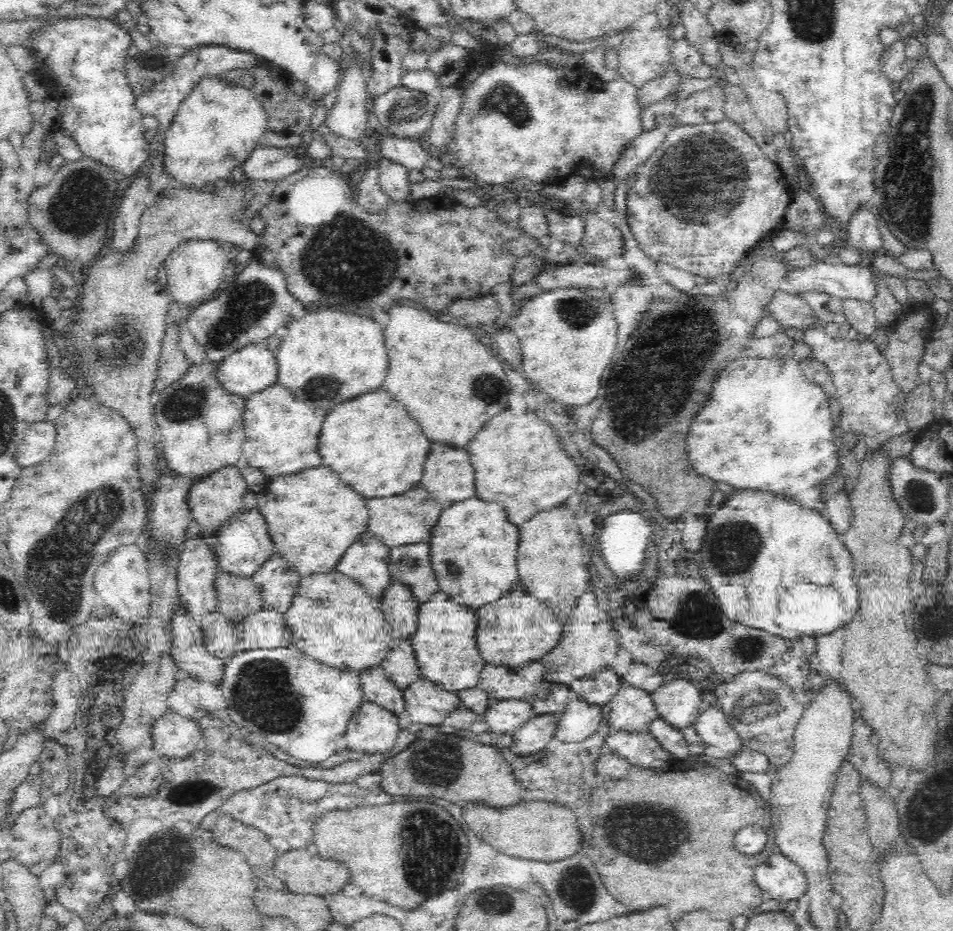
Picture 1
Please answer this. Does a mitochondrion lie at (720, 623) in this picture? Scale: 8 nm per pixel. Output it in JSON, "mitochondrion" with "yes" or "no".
{"mitochondrion":"yes"}

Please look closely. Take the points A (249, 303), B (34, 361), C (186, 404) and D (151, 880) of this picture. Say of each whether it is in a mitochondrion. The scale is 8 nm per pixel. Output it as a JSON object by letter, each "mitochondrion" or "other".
{"A":"mitochondrion","B":"other","C":"mitochondrion","D":"mitochondrion"}

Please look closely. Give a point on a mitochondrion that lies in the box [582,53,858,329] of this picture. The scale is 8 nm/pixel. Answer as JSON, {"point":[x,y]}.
{"point":[706,178]}

